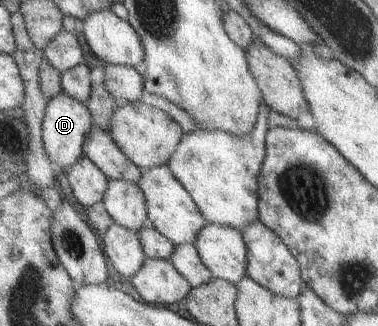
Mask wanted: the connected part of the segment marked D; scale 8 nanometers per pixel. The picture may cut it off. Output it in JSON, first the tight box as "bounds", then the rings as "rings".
{"bounds":[41,92,92,171],"rings":[[[60,92],[60,94],[48,101],[41,125],[41,134],[44,151],[58,171],[68,169],[72,164],[76,163],[76,160],[83,156],[84,150],[82,146],[89,130],[92,128],[92,116],[89,109],[80,100]]]}

